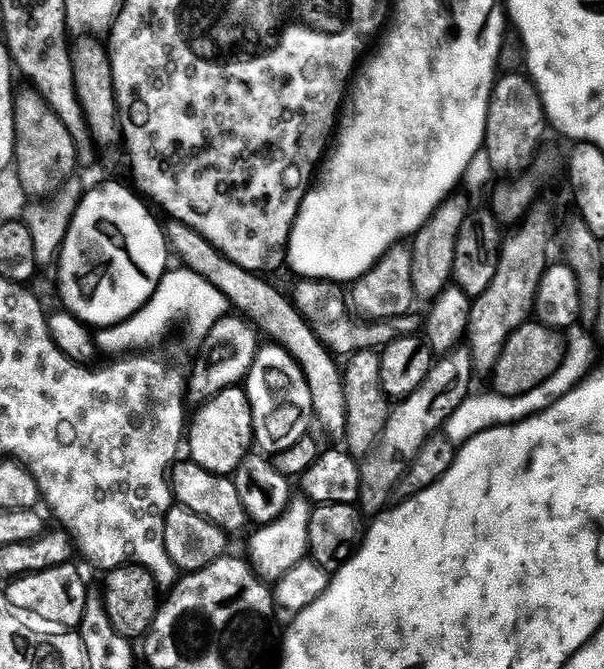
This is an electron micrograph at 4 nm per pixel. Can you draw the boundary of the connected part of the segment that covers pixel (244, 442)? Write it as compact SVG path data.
M243 387L227 388L206 404L199 405L196 417L191 417L186 448L192 451L190 460L219 477L235 473L254 444L252 435L252 407Z

